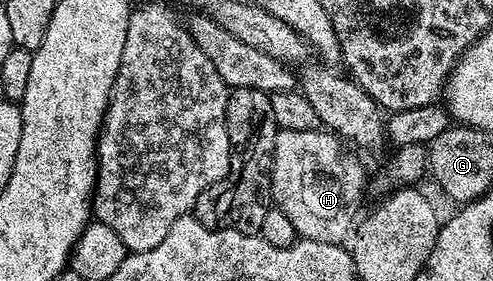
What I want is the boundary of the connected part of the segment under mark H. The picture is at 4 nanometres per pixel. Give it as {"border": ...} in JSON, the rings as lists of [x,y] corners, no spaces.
{"border":[[[328,129],[278,130],[273,150],[272,202],[287,215],[300,238],[340,244],[350,238],[362,214],[361,202],[365,199],[365,191],[367,195],[365,167],[352,153]]]}

